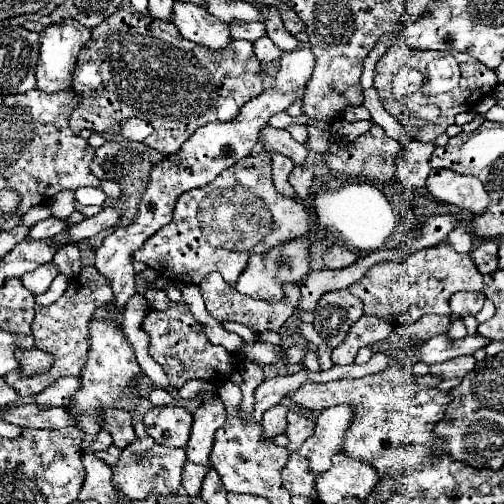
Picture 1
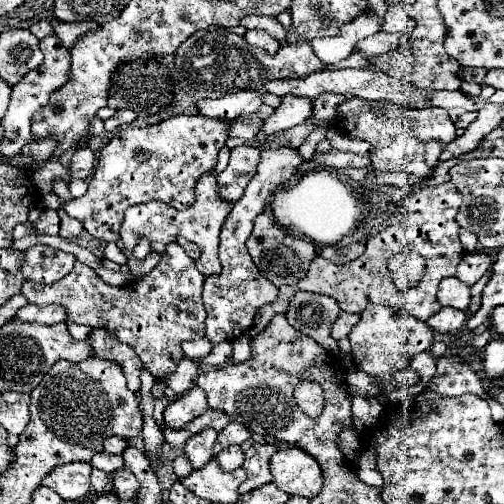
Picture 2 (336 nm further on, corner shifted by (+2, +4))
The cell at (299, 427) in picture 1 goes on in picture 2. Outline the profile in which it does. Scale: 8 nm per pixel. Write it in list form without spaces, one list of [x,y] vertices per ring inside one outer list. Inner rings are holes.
[[[255,443],[245,451],[245,463],[243,469],[247,471],[247,479],[239,485],[239,493],[249,493],[273,479],[269,471],[269,459],[279,447],[273,443]]]

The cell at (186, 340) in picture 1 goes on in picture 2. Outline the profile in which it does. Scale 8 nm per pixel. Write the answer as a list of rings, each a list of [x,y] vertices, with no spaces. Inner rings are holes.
[[[171,243],[161,257],[159,265],[139,281],[131,281],[123,287],[107,285],[91,267],[75,263],[71,273],[57,285],[39,285],[25,281],[21,293],[33,305],[61,305],[65,309],[65,323],[89,325],[93,329],[107,329],[117,335],[119,341],[131,345],[141,357],[145,369],[155,379],[171,375],[179,361],[185,357],[181,343],[205,337],[205,307],[201,303],[205,277],[197,271],[195,261],[185,253],[179,243]]]

